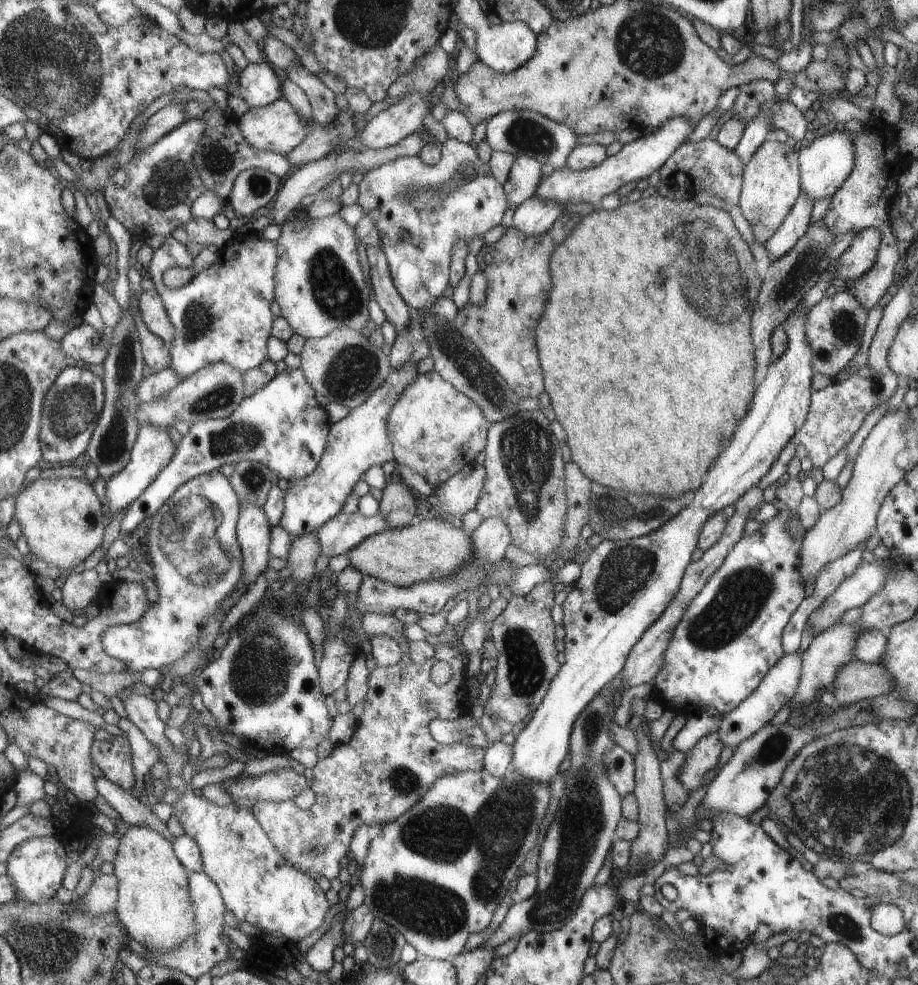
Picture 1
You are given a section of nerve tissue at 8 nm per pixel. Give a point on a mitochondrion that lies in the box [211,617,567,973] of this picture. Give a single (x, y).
(499, 826)

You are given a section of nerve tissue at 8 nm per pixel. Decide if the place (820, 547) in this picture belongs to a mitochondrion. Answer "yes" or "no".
no

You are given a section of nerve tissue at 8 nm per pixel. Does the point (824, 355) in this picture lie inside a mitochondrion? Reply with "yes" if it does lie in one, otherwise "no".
yes

